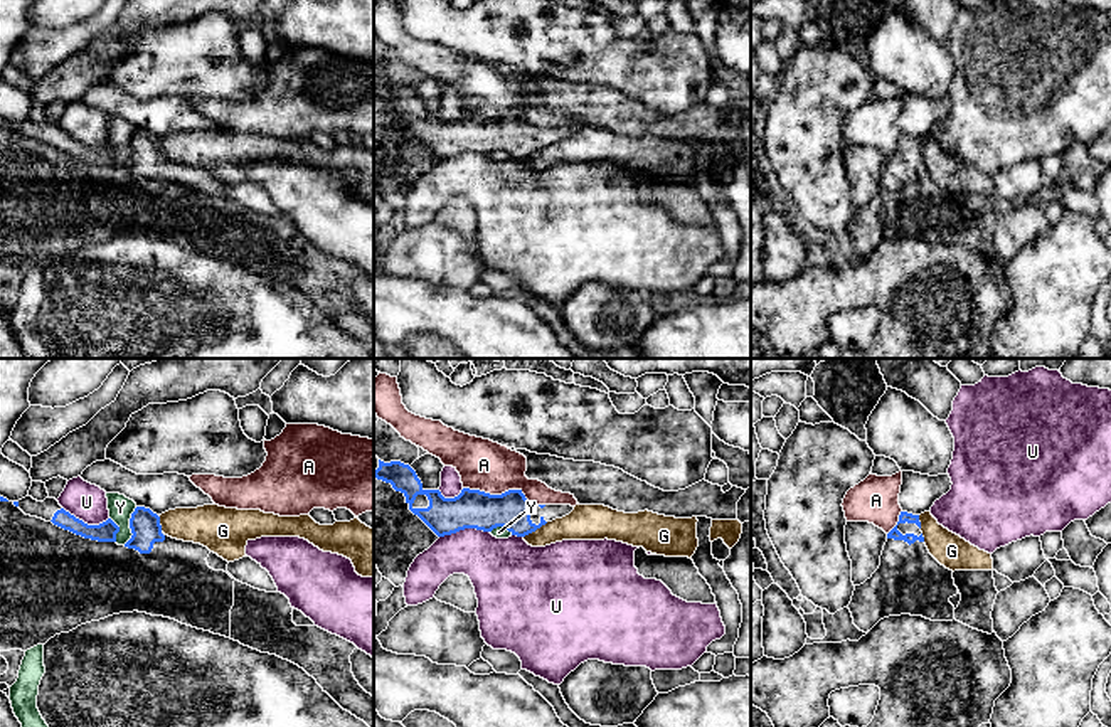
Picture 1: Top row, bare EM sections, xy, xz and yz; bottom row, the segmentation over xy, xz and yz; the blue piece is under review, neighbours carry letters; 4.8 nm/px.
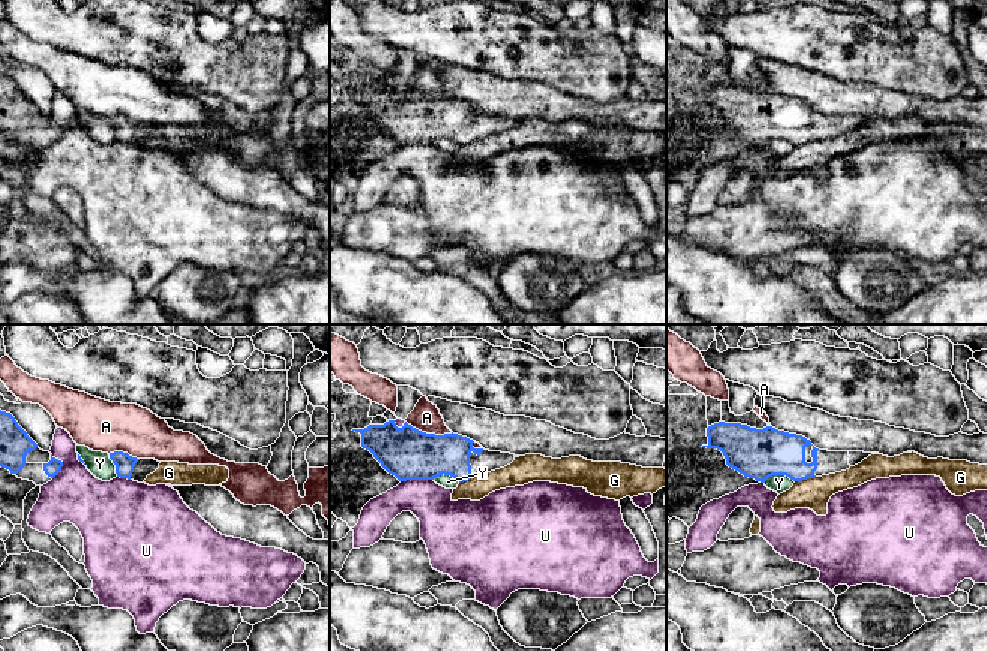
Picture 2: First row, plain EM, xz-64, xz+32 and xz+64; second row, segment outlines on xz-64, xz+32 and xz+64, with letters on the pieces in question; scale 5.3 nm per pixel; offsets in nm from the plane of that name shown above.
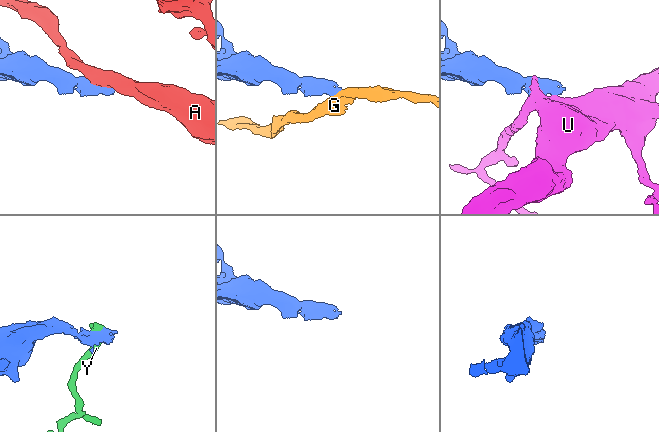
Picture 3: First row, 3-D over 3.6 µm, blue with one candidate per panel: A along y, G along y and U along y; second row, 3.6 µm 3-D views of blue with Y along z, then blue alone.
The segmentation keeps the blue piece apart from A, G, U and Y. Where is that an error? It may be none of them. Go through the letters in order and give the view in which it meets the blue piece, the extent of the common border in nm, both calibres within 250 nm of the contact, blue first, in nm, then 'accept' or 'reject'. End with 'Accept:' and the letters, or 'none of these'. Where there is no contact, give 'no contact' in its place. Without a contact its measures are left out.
A: contact in xz; length 340 nm; calibres 190 and 240 nm; reject
G: contact in xz; length 140 nm; calibres 180 and 180 nm; reject
U: contact in xz; length 240 nm; calibres 190 and 280 nm; reject
Y: contact in xy; length 200 nm; calibres 140 and 120 nm; reject
Accept: none of these

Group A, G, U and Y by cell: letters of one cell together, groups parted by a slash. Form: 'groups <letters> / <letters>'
groups A / G / U / Y

